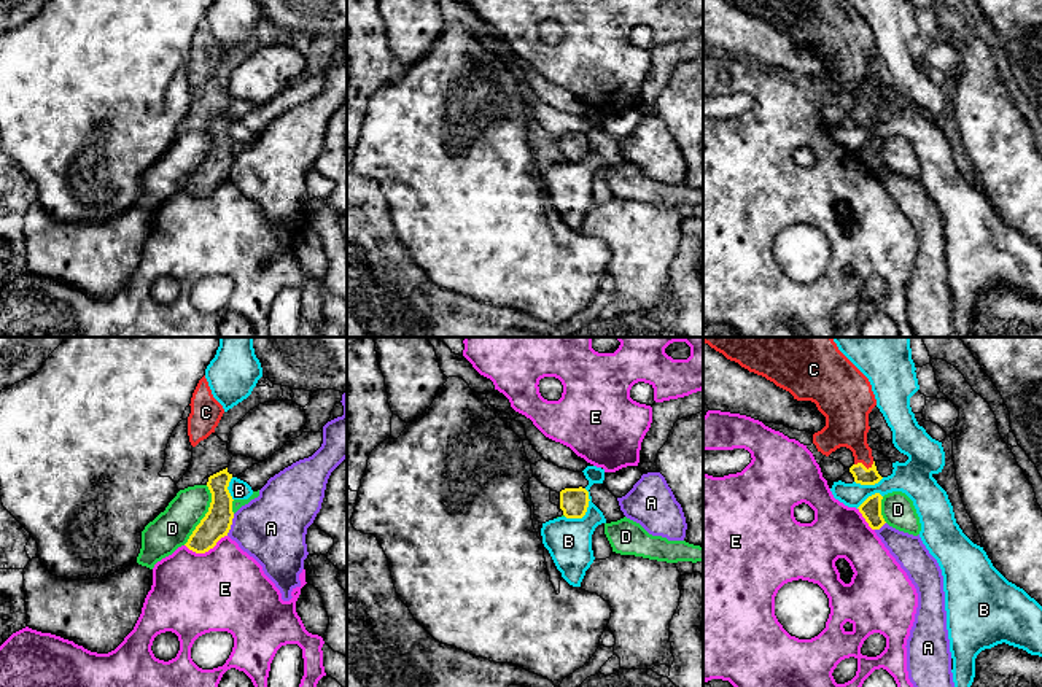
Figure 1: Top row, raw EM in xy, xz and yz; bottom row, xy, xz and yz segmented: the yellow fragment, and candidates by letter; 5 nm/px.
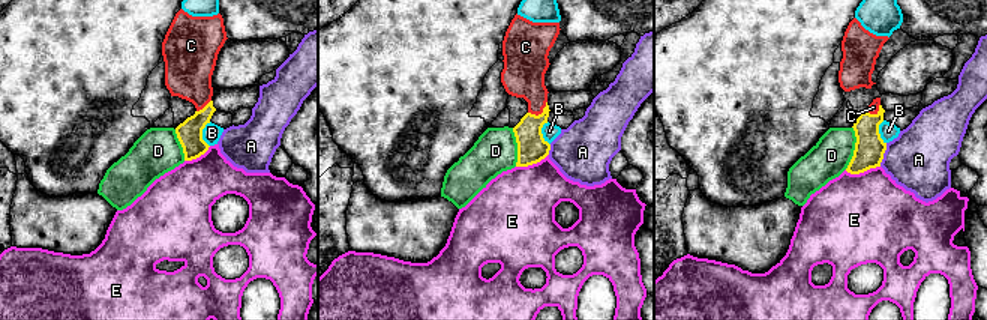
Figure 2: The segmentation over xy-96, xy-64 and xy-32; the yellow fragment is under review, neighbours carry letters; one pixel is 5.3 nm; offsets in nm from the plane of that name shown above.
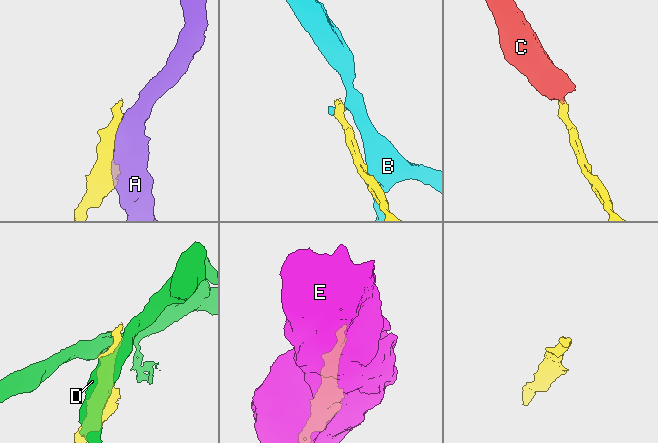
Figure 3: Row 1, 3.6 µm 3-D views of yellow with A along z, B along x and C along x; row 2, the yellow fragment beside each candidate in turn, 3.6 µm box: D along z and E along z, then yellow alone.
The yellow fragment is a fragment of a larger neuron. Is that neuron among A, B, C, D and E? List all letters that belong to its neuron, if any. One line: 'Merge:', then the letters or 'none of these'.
Merge: C

